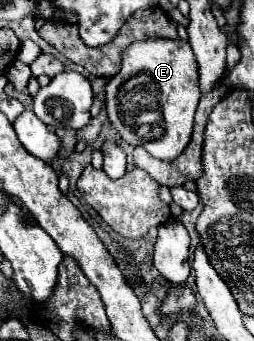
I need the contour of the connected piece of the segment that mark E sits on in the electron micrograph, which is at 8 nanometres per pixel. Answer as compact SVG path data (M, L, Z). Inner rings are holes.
M145 38L133 42L121 54L121 70L105 84L107 118L119 140L143 146L159 160L177 158L189 144L199 98L197 62L189 42L179 38Z

